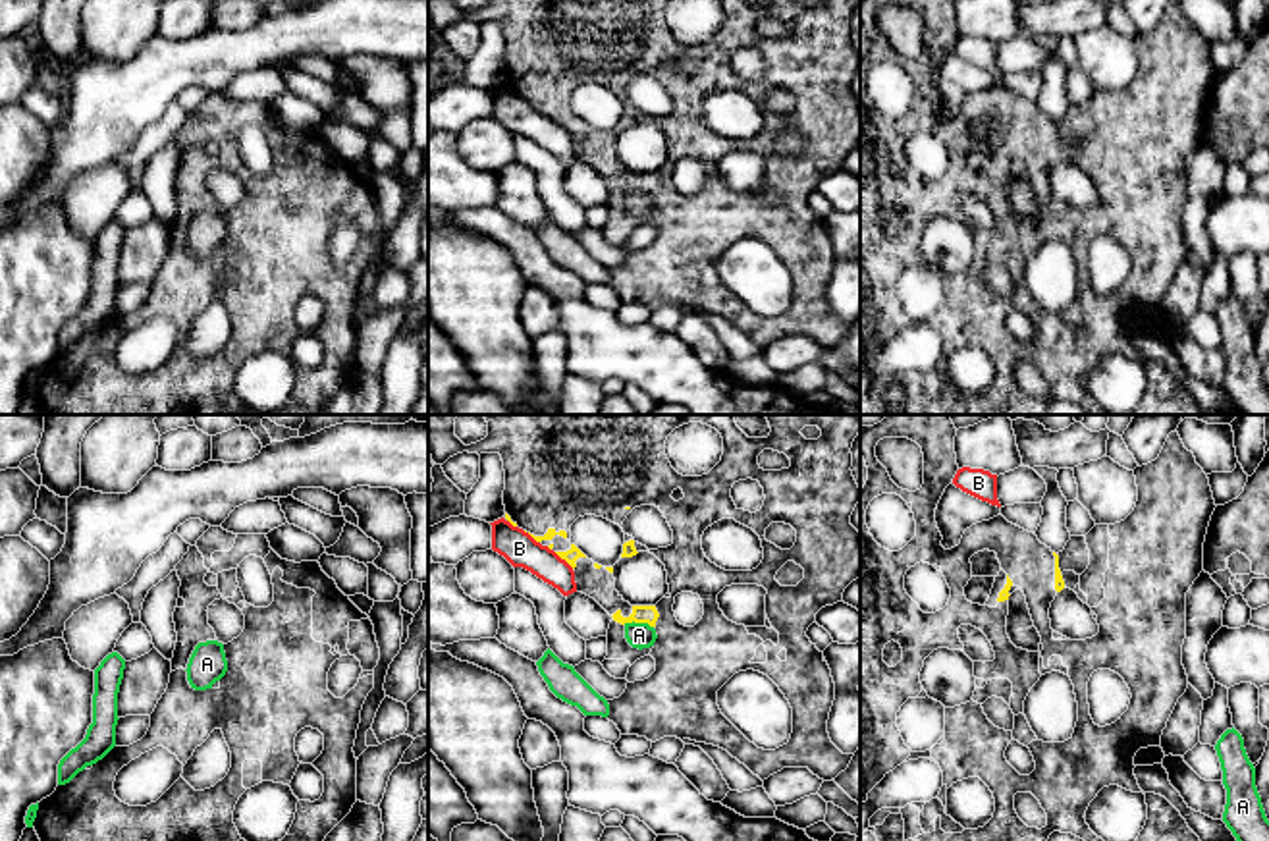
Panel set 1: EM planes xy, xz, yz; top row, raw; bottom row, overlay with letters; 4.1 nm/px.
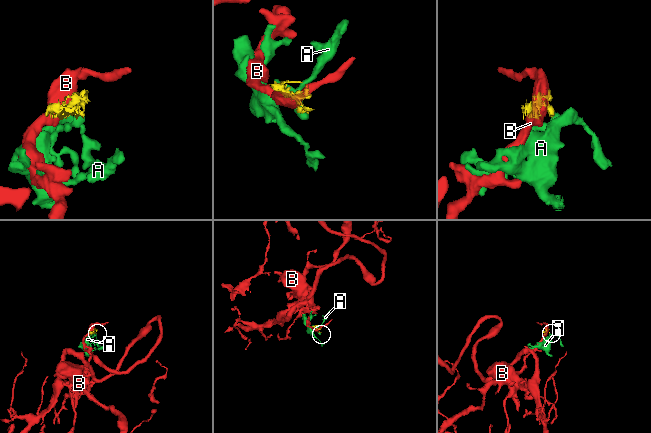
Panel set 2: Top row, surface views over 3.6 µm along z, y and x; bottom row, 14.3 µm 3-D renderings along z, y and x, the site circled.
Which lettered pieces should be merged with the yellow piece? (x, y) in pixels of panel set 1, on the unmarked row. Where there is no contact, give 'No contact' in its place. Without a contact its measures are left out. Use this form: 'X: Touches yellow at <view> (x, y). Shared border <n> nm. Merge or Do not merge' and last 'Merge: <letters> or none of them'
A: Touches yellow at xz (639, 189). Shared border 130 nm. Do not merge
B: Touches yellow at xz (564, 126). Shared border 110 nm. Do not merge
Merge: none of them

